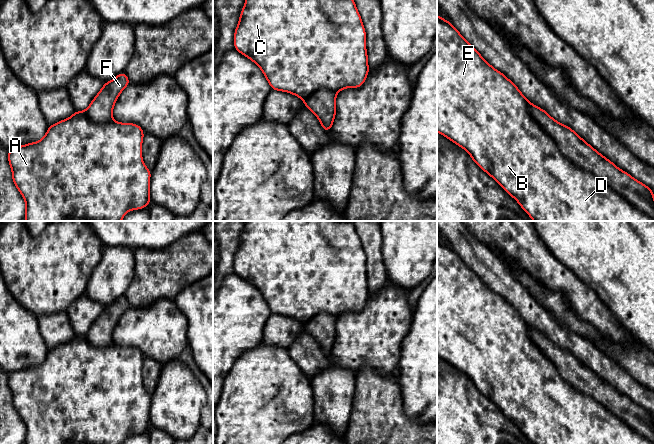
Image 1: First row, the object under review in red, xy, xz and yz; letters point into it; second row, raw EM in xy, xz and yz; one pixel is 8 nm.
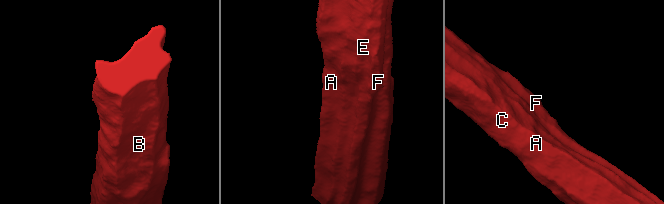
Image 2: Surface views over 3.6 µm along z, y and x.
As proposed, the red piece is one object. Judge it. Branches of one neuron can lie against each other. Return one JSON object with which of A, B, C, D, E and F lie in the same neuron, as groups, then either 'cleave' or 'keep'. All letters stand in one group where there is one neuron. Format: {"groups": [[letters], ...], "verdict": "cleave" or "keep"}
{"groups": [["A", "B", "C", "D", "E"], ["F"]], "verdict": "cleave"}

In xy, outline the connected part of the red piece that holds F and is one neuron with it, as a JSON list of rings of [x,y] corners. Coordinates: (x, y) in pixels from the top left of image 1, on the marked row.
[[[125,72],[118,74],[113,80],[104,83],[101,90],[86,109],[87,117],[96,123],[112,121],[114,105],[120,93],[129,83],[130,80]]]

